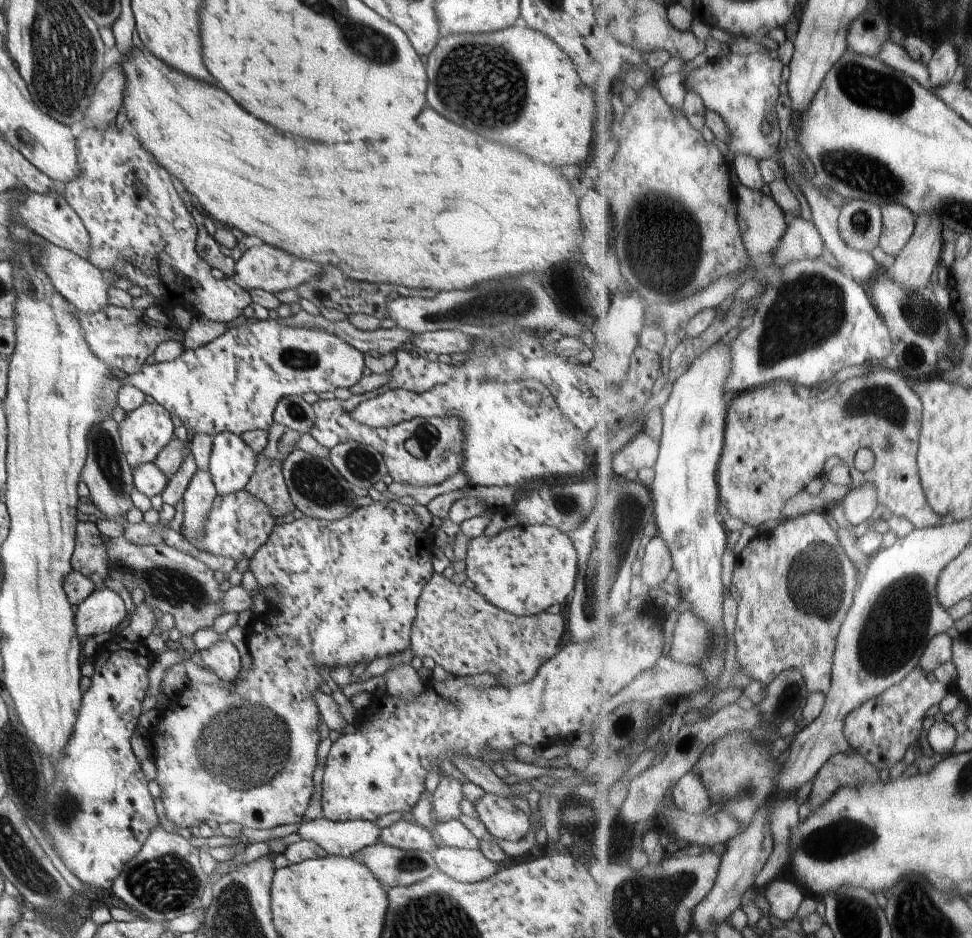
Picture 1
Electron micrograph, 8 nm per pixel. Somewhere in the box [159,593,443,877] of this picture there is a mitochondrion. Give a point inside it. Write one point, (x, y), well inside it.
(239, 747)

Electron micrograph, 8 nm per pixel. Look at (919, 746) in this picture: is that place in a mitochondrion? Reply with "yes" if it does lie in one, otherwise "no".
no

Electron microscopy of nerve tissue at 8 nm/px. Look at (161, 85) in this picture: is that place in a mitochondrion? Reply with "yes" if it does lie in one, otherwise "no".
no

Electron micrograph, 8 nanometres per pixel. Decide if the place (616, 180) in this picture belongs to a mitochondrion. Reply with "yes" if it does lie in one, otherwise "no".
no

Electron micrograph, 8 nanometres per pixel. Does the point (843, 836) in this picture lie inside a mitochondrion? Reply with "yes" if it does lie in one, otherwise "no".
yes

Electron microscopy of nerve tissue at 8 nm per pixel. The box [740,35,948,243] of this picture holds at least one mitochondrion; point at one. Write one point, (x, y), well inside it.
(882, 91)

